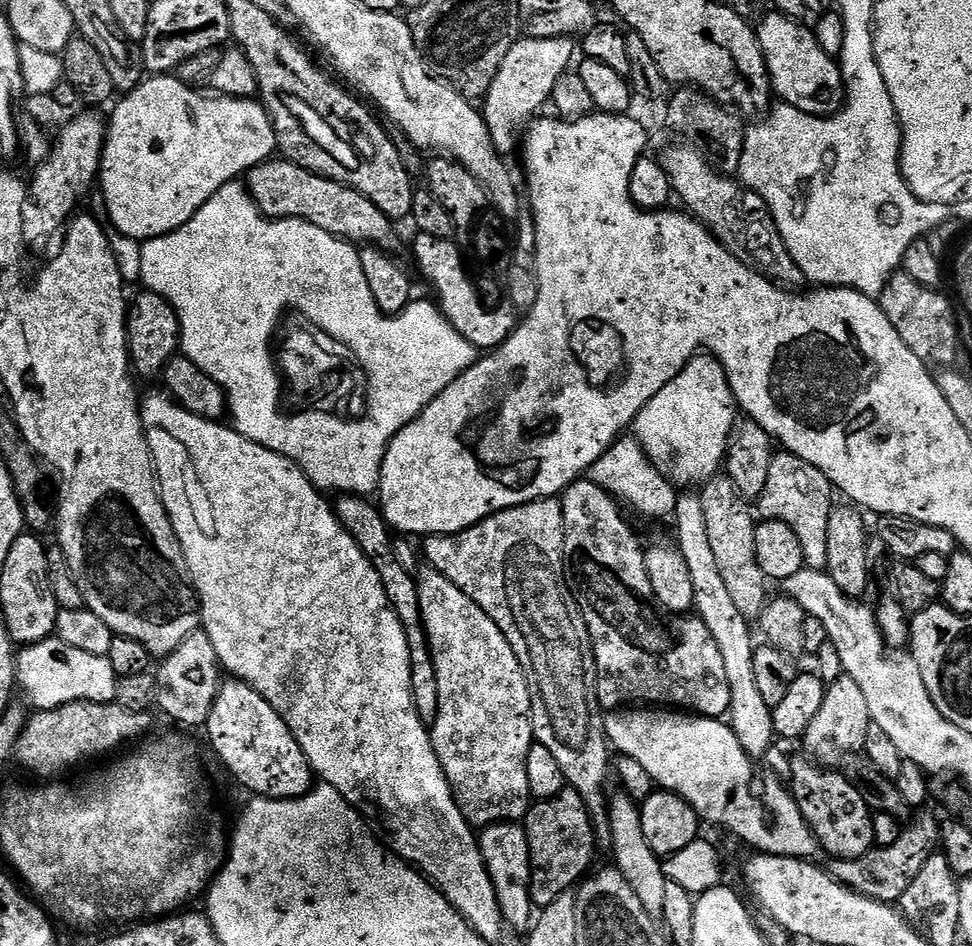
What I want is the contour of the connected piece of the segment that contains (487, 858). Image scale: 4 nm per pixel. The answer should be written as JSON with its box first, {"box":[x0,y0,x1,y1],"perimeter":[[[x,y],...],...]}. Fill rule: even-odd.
{"box":[478,822,534,929],"perimeter":[[[516,822],[489,824],[478,836],[480,853],[488,867],[490,878],[494,882],[494,890],[498,894],[500,909],[507,927],[527,929],[534,920],[534,905],[528,892],[532,877],[532,863],[528,849],[528,835]]]}

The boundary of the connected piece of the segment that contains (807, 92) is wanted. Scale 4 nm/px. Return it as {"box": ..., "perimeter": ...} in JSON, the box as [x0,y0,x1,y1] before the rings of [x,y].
{"box":[754,10,846,116],"perimeter":[[[773,10],[755,25],[754,31],[772,80],[772,91],[783,103],[815,116],[833,116],[844,107],[846,89],[839,63],[818,46],[818,38],[809,25],[807,28],[799,19]]]}

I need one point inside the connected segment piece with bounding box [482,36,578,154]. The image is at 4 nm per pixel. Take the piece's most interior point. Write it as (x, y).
(525, 81)

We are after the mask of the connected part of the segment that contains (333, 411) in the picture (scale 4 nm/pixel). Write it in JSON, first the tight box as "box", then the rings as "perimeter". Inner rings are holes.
{"box":[268,304,372,424],"perimeter":[[[288,304],[282,316],[276,316],[272,340],[268,343],[268,360],[272,360],[272,372],[276,375],[276,412],[284,420],[296,420],[296,416],[328,416],[328,420],[340,420],[340,424],[368,424],[372,417],[372,372],[366,371],[364,356],[352,344],[343,344],[320,320],[311,320],[304,308]]]}

